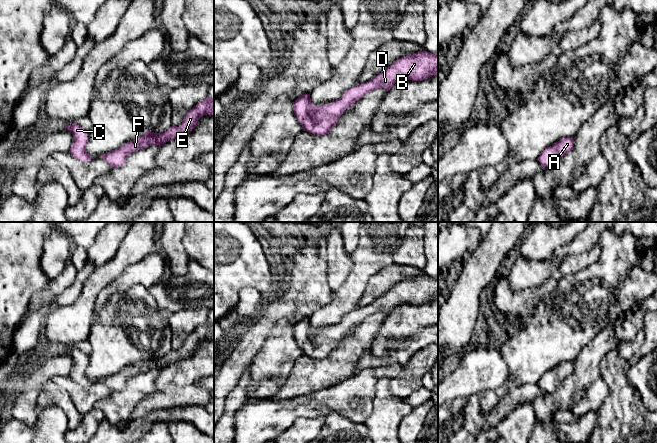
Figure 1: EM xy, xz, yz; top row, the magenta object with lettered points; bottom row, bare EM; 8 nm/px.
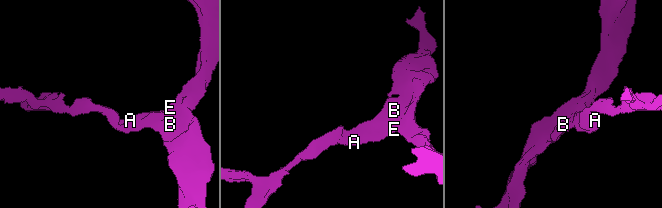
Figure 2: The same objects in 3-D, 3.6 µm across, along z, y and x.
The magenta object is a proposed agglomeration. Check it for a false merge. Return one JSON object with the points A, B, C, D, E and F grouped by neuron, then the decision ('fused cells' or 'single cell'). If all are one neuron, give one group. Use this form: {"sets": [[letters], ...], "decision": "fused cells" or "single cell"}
{"sets": [["A", "B", "C", "D", "E", "F"]], "decision": "single cell"}

